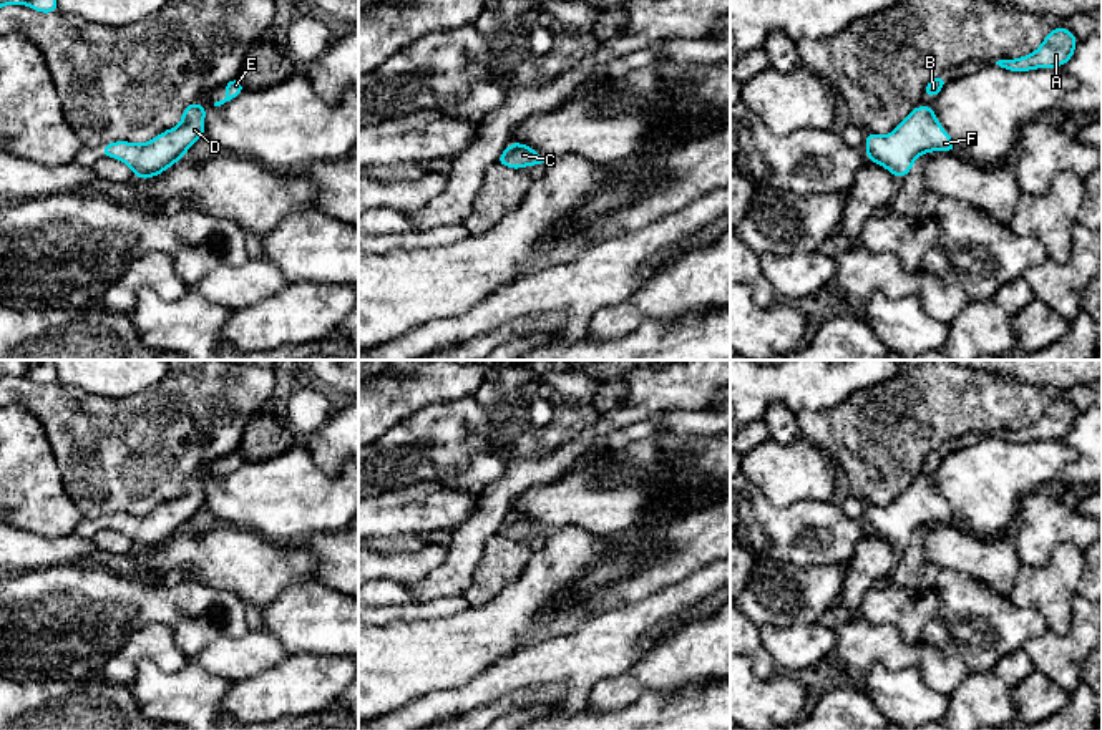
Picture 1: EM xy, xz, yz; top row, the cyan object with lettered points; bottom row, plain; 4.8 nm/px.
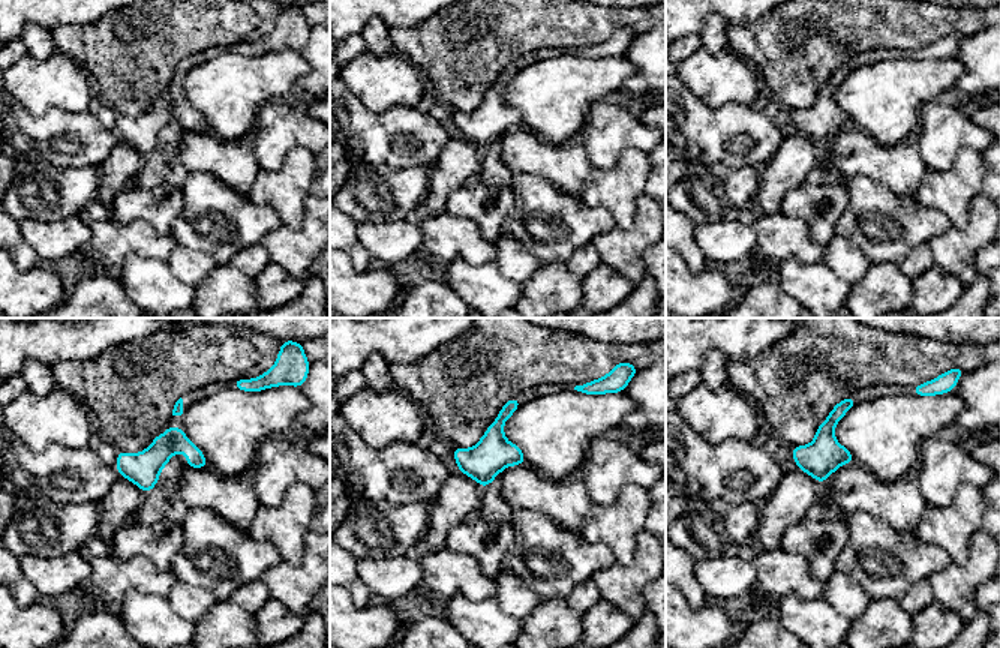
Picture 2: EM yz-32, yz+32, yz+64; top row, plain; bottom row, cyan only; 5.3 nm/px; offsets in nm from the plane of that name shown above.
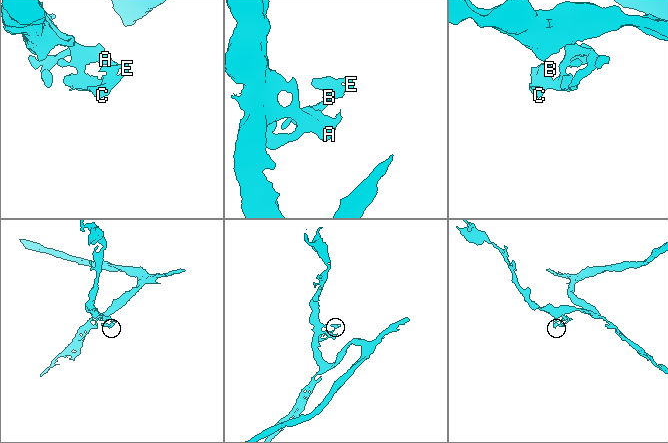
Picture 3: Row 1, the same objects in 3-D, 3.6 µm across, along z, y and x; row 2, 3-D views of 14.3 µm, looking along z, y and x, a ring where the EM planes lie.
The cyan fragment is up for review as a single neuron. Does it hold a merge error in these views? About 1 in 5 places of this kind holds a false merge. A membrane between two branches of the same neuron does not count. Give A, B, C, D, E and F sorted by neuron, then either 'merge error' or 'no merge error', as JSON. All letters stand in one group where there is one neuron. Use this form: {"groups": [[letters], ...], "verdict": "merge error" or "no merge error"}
{"groups": [["A", "B", "C", "D", "E", "F"]], "verdict": "no merge error"}

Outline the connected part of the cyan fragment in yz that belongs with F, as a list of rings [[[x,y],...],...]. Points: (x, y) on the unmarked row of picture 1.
[[[916,478],[886,508],[868,504],[866,529],[901,551],[913,541],[916,529],[934,523],[956,523],[948,503],[936,491],[933,478]]]

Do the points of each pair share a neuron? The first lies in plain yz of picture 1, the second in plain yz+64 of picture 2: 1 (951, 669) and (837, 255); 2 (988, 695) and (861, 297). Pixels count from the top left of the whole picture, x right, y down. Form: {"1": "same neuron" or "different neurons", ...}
{"1": "same neuron", "2": "same neuron"}

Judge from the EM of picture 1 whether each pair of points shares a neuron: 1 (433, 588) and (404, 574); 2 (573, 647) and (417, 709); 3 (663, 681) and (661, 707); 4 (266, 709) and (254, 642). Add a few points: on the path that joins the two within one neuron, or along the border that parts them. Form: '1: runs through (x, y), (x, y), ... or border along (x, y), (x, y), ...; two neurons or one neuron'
1: border along (447, 556), (425, 576), (405, 586); two neurons
2: runs through (535, 664), (455, 702); one neuron
3: border along (697, 682), (669, 692), (646, 692), (624, 709); two neurons
4: border along (287, 654), (277, 662), (233, 682); two neurons

